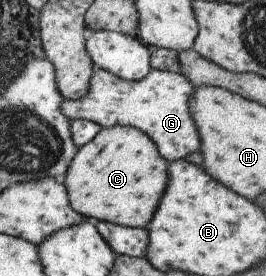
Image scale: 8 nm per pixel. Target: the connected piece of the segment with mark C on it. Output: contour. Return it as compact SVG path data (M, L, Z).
M118 125L104 128L95 139L81 147L81 155L71 163L63 182L70 188L72 206L83 217L109 220L133 228L149 228L170 186L169 167L169 161L161 155L159 144L151 135L138 127Z

